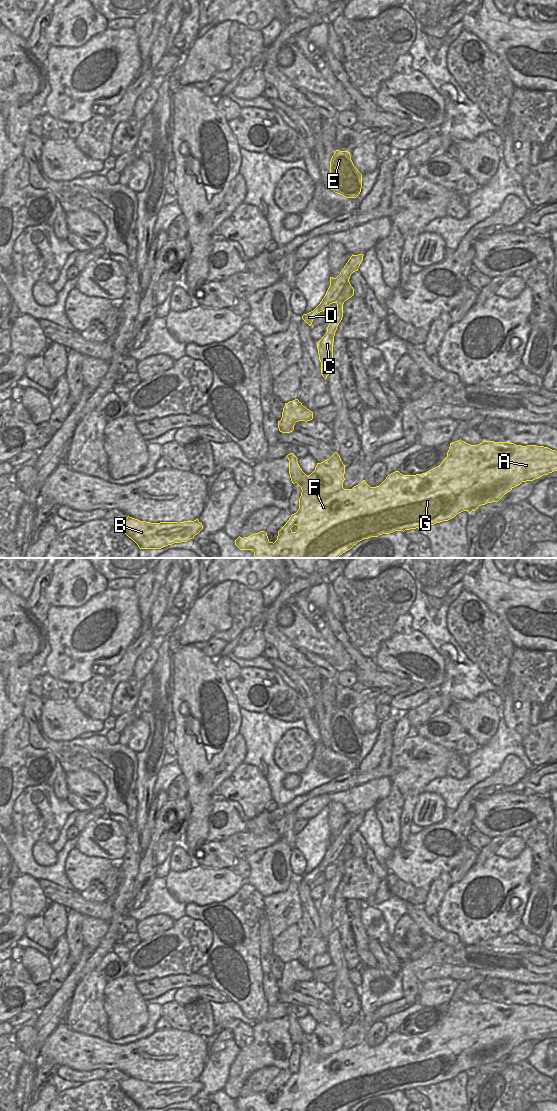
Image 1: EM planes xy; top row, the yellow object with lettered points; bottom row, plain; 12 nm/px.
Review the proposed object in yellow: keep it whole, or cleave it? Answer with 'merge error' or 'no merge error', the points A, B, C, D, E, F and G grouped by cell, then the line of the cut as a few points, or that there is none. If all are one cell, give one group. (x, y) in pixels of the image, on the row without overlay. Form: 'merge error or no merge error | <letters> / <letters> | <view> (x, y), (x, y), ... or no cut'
merge error | A B C E F G / D | xy (341, 833), (346, 838), (346, 845), (336, 863)

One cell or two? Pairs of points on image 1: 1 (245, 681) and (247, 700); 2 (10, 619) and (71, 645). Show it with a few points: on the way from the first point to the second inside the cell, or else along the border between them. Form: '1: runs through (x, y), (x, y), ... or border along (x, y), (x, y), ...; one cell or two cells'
1: runs through (246, 686), (246, 695); one cell
2: border along (47, 634), (50, 653), (45, 658); two cells

